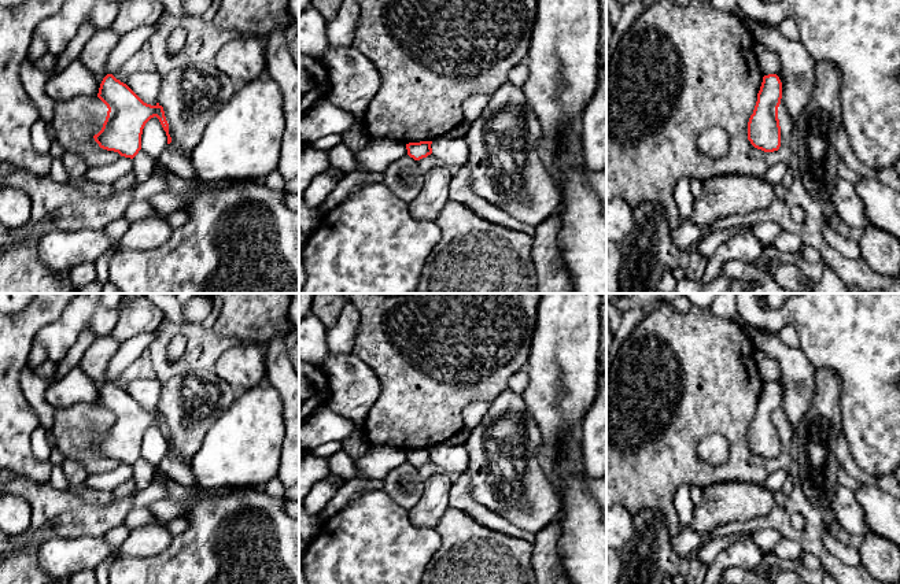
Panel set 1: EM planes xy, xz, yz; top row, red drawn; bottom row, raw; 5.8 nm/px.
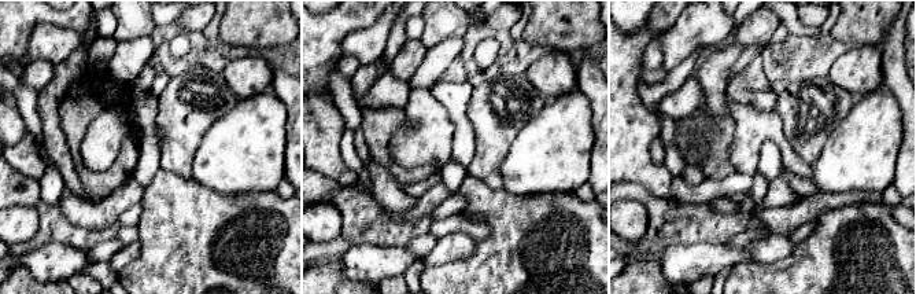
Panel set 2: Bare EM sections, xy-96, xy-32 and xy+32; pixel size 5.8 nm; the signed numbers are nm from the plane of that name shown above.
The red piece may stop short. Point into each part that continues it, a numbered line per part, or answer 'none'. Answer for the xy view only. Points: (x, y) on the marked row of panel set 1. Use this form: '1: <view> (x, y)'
none

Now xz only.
none

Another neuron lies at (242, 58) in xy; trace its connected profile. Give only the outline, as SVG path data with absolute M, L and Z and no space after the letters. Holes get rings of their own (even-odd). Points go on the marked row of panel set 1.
M237 36L220 47L214 66L237 86L266 74L265 37Z

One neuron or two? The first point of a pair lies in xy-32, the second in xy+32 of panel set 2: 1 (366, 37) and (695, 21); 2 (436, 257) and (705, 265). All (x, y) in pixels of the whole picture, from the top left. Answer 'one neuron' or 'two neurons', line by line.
1: one neuron
2: two neurons

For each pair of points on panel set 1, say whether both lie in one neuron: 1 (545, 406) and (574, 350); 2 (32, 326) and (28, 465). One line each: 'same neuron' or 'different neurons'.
1: same neuron
2: same neuron

